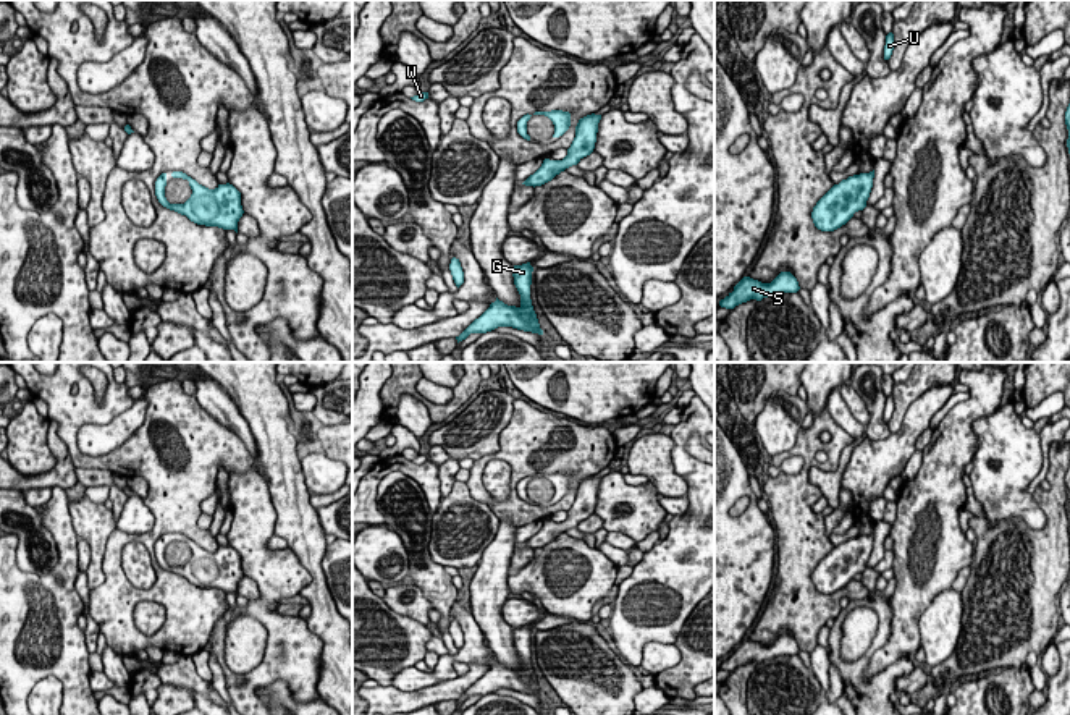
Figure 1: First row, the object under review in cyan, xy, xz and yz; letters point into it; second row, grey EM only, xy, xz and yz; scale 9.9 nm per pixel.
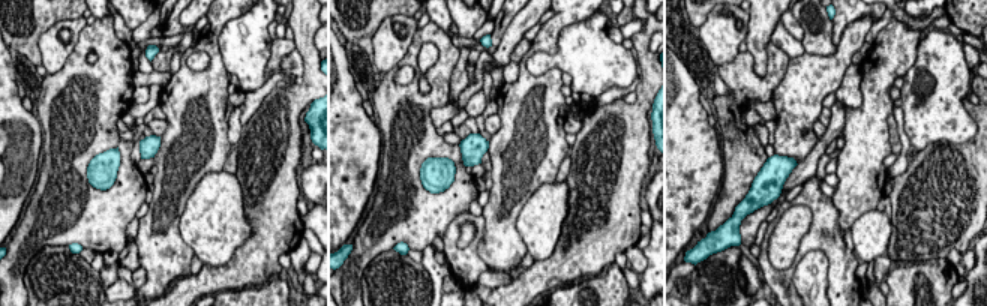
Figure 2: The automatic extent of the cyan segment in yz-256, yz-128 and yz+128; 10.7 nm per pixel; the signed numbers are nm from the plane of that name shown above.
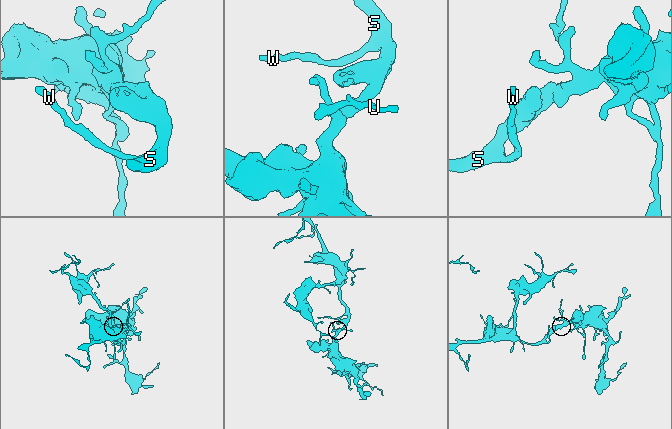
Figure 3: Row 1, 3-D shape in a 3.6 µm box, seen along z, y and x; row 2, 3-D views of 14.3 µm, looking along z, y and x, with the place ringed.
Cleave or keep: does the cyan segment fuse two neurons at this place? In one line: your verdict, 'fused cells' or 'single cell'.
single cell

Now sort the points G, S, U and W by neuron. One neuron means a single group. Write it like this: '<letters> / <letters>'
G S U W

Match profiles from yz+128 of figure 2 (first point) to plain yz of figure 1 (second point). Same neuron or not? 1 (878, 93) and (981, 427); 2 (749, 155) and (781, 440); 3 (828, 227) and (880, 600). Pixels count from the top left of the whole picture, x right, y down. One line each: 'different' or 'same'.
1: different
2: different
3: same

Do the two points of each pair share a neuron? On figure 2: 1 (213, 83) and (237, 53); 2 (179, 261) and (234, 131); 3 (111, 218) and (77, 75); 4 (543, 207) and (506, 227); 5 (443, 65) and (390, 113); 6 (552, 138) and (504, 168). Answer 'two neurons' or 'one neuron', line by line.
1: two neurons
2: two neurons
3: one neuron
4: two neurons
5: one neuron
6: one neuron

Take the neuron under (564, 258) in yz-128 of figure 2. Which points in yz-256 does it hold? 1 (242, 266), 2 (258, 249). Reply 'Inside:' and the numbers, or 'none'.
Inside: 1, 2

